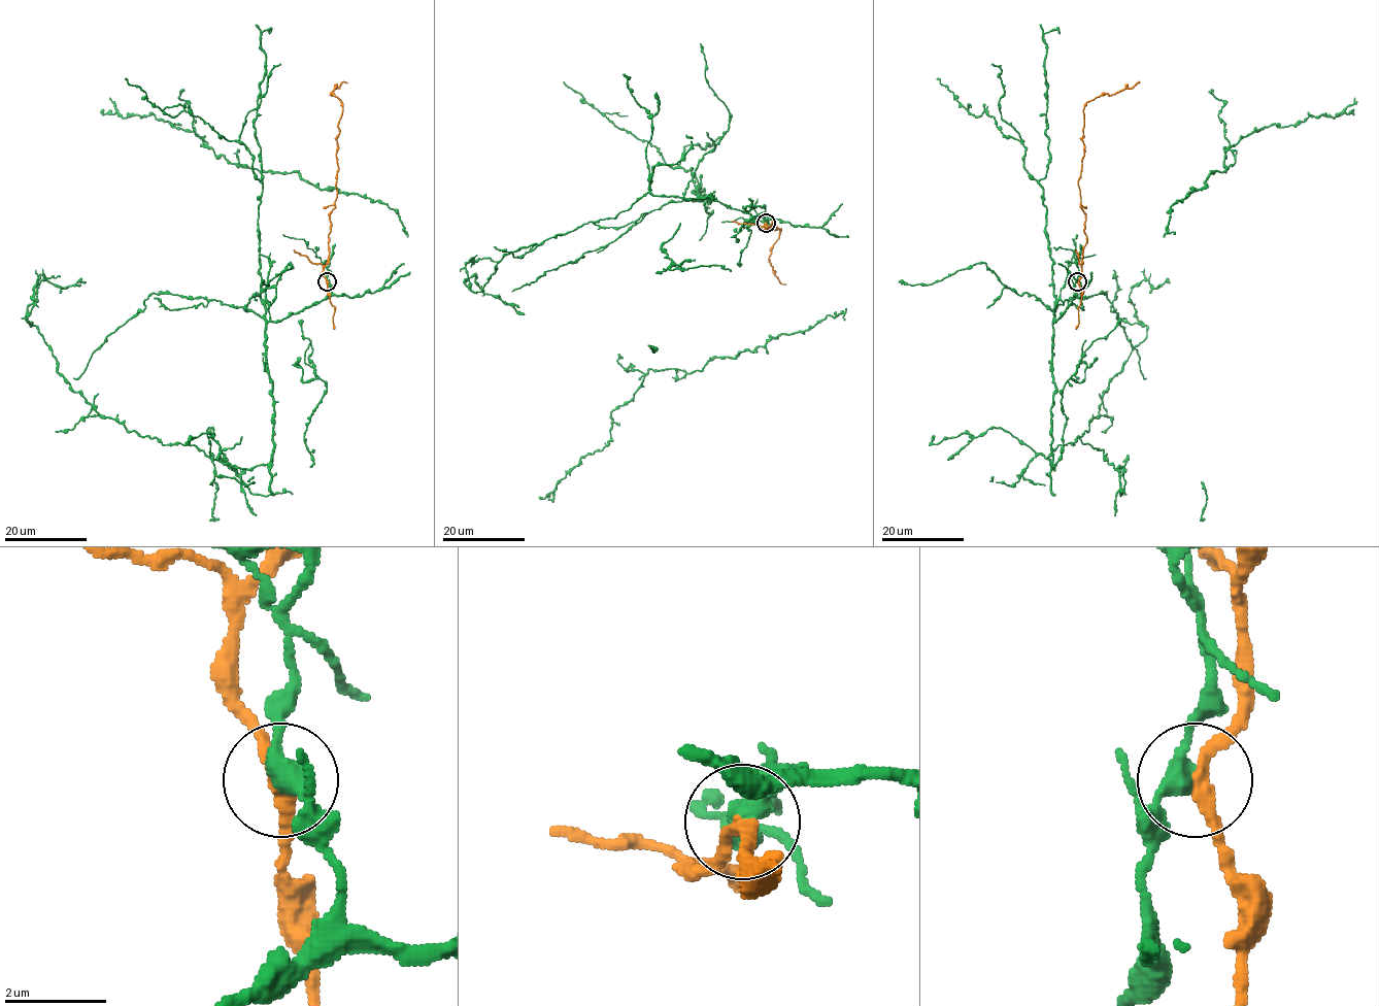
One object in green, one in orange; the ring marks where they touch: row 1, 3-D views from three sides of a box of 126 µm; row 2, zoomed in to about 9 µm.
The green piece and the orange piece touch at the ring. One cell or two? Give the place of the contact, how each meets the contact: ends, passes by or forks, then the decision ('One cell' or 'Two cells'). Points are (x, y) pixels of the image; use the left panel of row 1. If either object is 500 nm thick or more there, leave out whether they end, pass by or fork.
Place: (327, 281). At the ring green passes by. At the ring orange passes by. Two cells

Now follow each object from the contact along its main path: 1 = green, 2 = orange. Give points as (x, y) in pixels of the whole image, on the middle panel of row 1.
1: (765, 223), (712, 196), (645, 193), (613, 218), (506, 254), (480, 291), (465, 279), (474, 273), (524, 314)
2: (765, 223), (762, 226), (766, 231), (774, 223), (774, 229), (780, 228), (769, 262), (774, 275), (785, 284)

